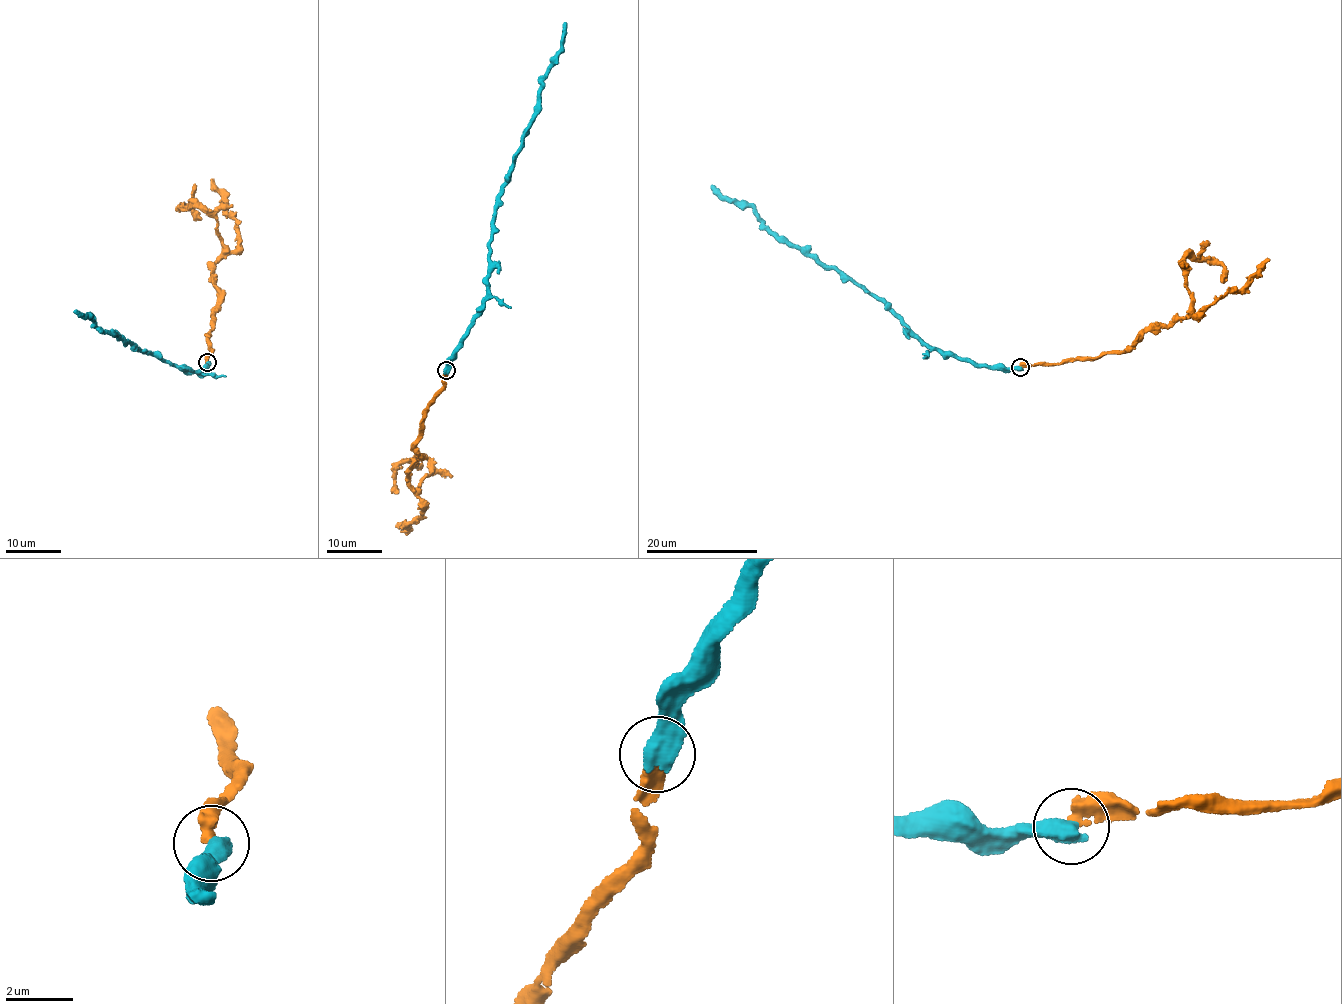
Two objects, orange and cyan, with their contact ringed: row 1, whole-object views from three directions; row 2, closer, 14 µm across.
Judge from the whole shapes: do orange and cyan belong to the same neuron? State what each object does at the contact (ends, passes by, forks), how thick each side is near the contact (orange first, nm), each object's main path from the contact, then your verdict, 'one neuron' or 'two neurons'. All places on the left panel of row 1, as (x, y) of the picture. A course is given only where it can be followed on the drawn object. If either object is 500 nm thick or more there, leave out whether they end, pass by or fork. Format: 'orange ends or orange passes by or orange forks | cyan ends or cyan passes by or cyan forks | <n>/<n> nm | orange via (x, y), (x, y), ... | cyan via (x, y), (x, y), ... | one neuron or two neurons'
460/650 nm | orange via (207, 362), (219, 301), (214, 268), (223, 239), (218, 221), (198, 207), (182, 207), (201, 219) | cyan via (207, 362), (202, 373), (189, 374), (124, 345), (74, 310) | two neurons

